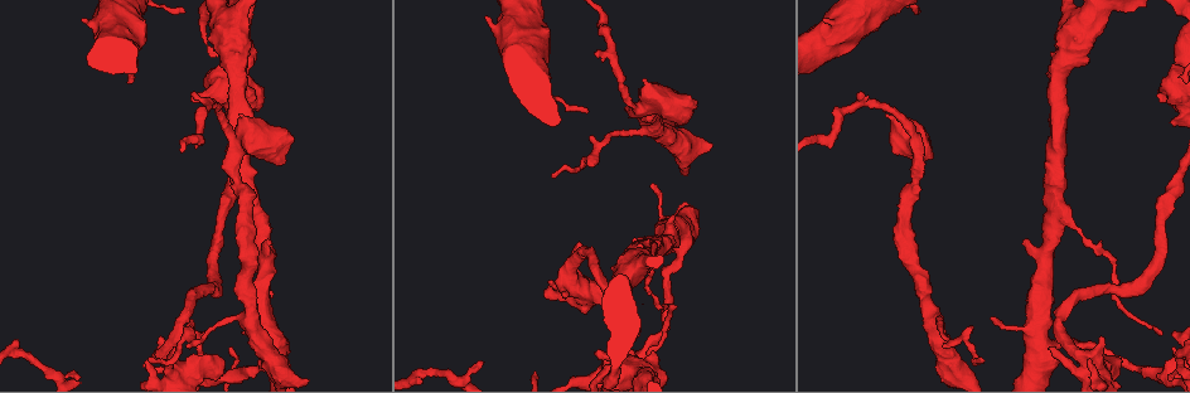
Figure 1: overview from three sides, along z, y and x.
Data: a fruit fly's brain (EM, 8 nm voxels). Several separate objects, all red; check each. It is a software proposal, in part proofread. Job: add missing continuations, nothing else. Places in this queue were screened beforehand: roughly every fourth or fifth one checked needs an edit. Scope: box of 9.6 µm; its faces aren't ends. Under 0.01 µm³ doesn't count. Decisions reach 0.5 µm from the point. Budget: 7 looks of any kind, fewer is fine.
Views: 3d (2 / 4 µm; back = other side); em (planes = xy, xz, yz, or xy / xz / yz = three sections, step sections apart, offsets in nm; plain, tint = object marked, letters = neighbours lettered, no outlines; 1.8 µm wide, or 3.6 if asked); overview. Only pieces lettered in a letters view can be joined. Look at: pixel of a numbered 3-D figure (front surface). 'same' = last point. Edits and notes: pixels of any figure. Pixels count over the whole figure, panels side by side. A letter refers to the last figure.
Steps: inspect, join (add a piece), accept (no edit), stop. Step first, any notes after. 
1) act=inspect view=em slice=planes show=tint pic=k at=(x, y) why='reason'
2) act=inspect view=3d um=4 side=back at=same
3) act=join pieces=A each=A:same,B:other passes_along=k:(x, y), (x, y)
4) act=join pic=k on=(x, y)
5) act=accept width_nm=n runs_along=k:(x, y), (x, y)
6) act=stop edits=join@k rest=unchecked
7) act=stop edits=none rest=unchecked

act=inspect view=em slice=planes show=plain pic=1 at=(1160, 100) why='free end'

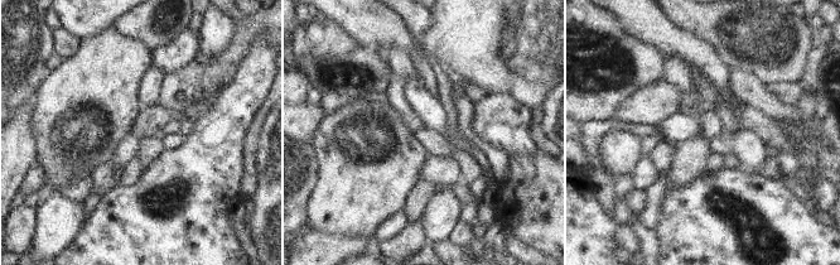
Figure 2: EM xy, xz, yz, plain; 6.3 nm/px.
act=inspect view=em slice=planes show=letters at=same

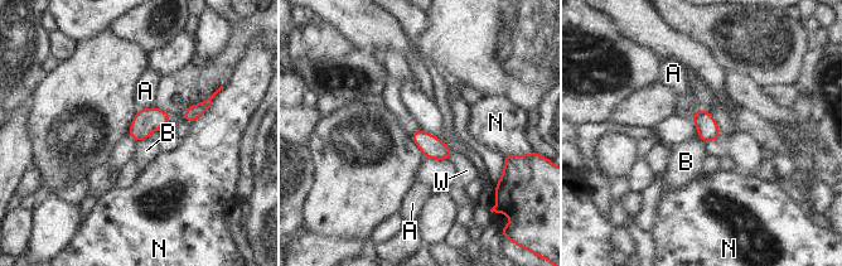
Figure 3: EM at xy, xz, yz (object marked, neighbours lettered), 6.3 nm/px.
act=accept width_nm=130 each=A:other,B:other,N:other,W:other border=3:(148, 138), (135, 141) found='none of them fits'

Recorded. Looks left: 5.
act=inspect view=em slice=xz step=8 show=letters pic=1 at=(1120, 362) why='an open end'

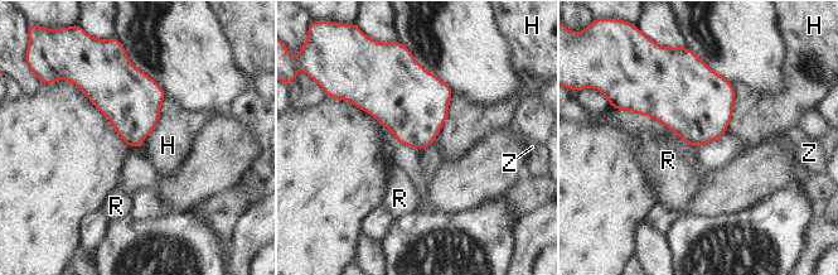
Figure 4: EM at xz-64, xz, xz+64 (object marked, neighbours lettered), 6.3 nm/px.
act=inspect view=em slice=planes show=letters at=same

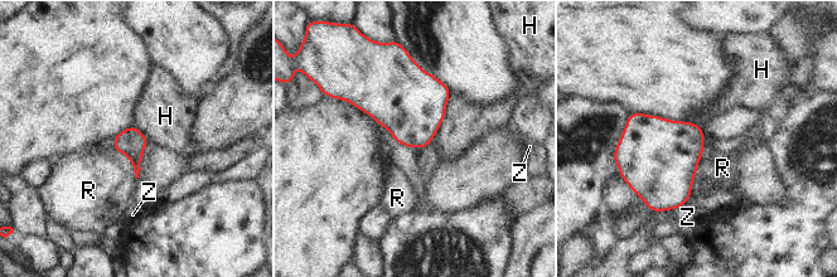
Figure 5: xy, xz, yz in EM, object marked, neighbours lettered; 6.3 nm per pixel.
act=accept longest_contact=H:340nm each=H:other,R:other,Z:other found='no lettered piece goes on from it'

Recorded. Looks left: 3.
act=inspect view=3d um=4 pic=1 at=(990, 319) why='free end'

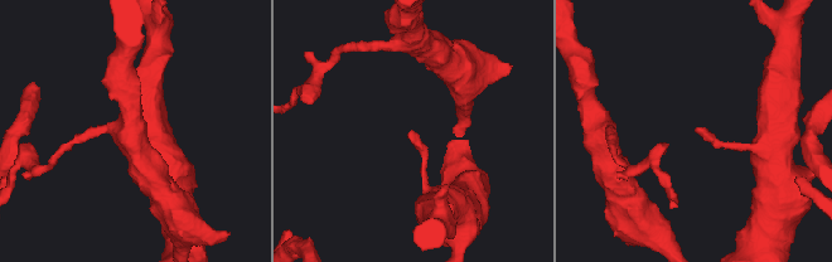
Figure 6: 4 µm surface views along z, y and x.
act=inspect view=em slice=xy step=4 show=letters pic=6 at=(699, 128)

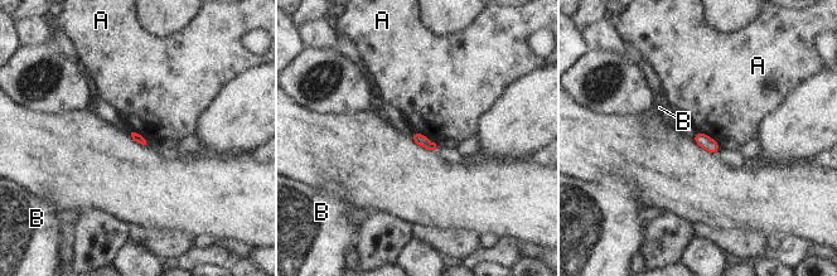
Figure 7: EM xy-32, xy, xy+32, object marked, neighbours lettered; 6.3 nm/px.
act=inspect view=em slice=xz step=16 show=letters at=same why='another direction'

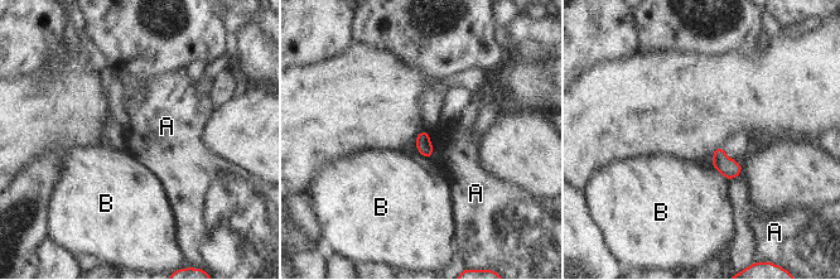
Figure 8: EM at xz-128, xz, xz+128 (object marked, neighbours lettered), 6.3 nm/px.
act=accept each=A:other,B:other found='none of them fits'

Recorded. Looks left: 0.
act=stop edits=none rest=unchecked

